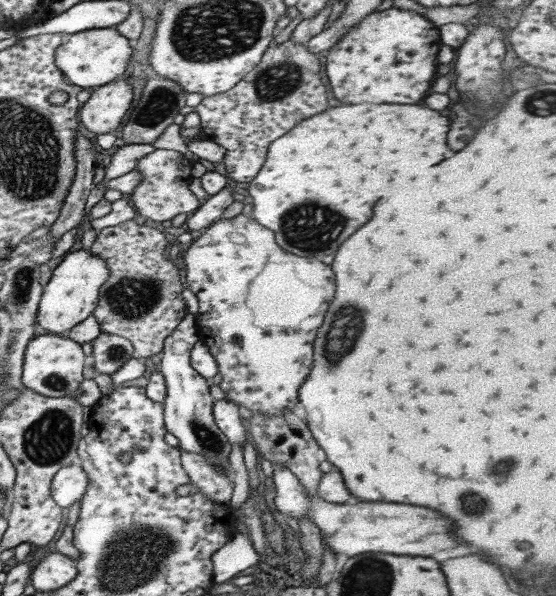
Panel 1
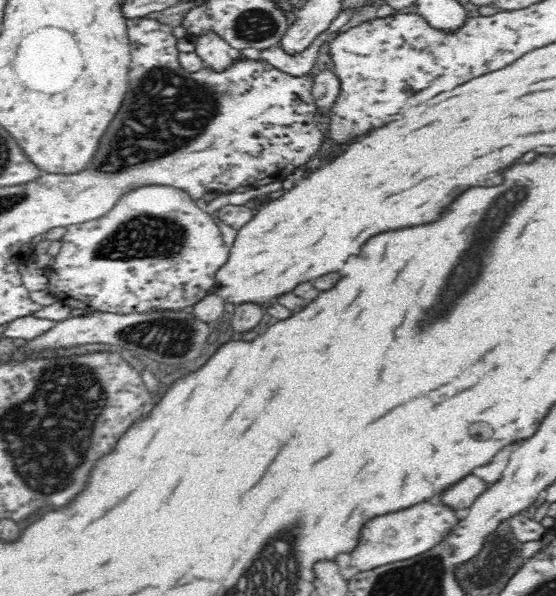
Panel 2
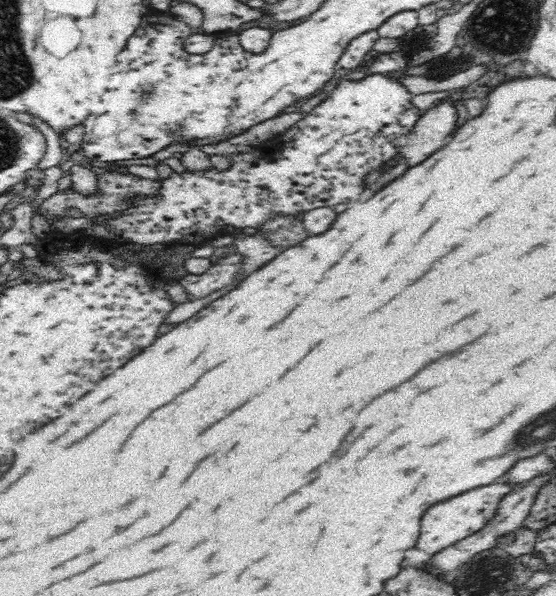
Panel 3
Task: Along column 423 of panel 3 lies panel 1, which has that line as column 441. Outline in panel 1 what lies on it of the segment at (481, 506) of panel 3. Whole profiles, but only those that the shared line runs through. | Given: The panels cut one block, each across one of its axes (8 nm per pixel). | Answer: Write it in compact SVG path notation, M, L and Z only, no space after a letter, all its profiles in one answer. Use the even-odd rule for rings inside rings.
M272 463L272 476L268 484L275 490L273 504L279 514L289 516L295 521L307 519L313 522L320 533L323 544L347 558L363 552L385 552L385 554L405 554L405 556L431 556L439 550L457 548L457 542L449 536L449 522L419 506L385 504L385 502L357 502L357 504L333 504L319 498L316 494L305 495L299 479L283 464Z

